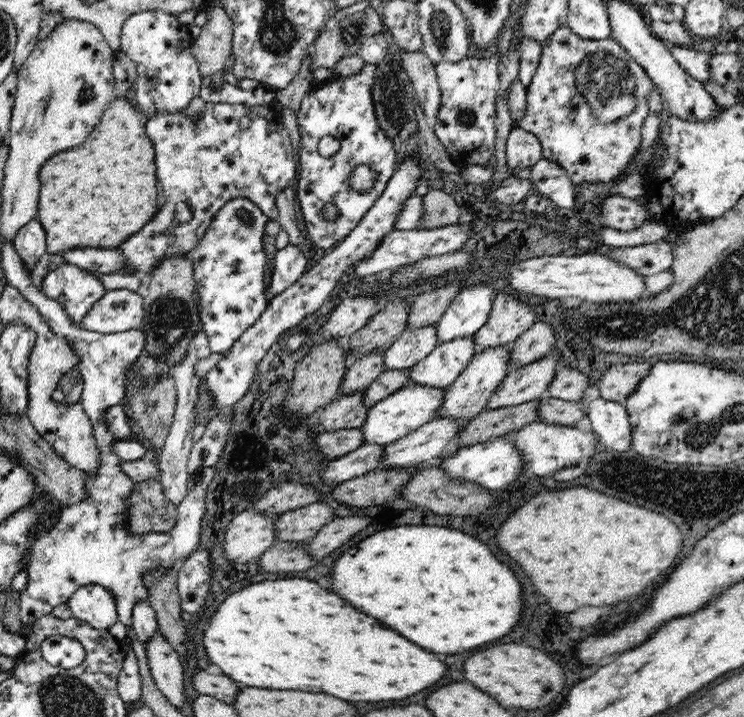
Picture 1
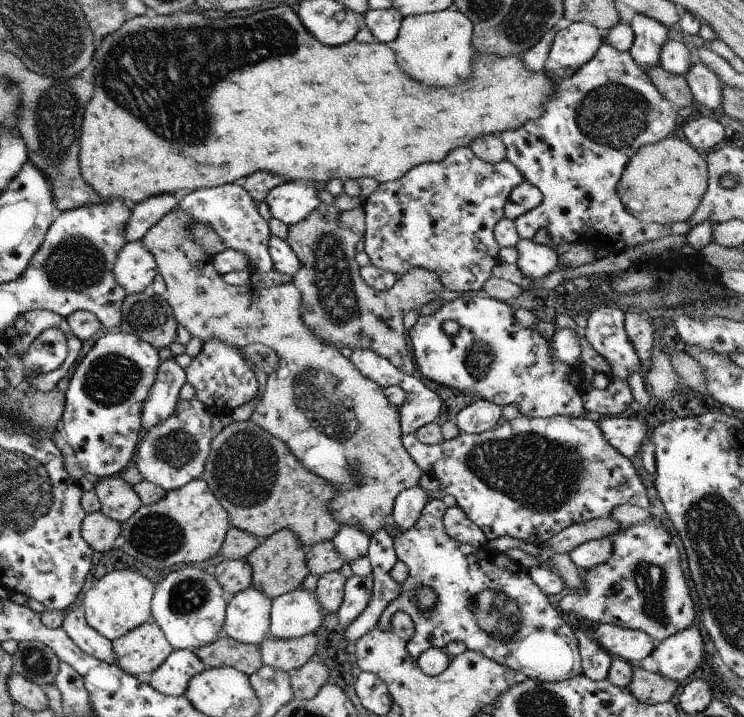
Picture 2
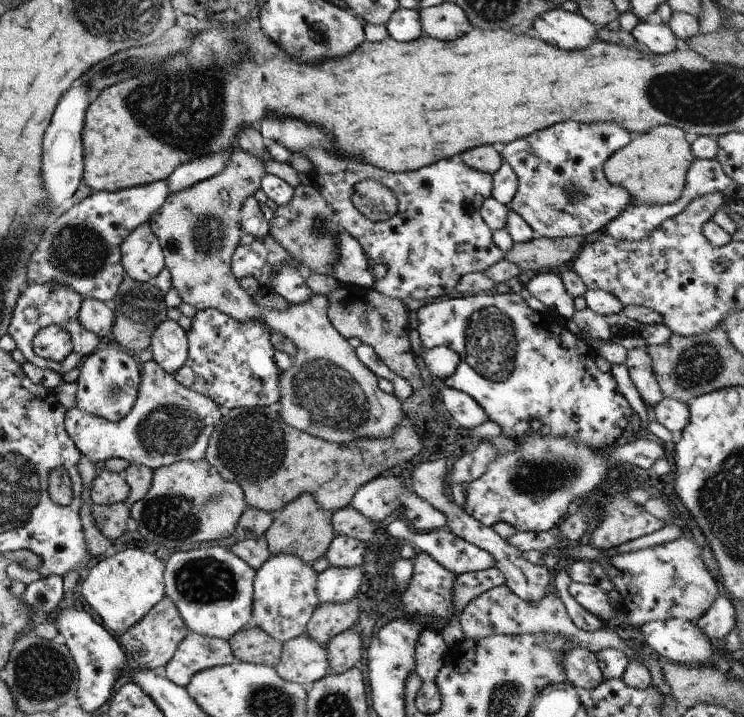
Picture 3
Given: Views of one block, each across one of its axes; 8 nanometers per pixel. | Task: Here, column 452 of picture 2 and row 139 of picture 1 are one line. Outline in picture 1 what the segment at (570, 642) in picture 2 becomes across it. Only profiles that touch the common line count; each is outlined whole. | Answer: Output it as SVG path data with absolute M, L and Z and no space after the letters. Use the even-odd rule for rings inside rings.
M568 25L560 26L544 42L541 61L527 86L527 106L524 117L513 126L536 135L542 143L543 157L557 162L570 174L575 186L582 182L619 181L626 164L636 155L641 142L641 130L651 113L647 98L656 88L628 51L615 39L595 41L578 36Z

